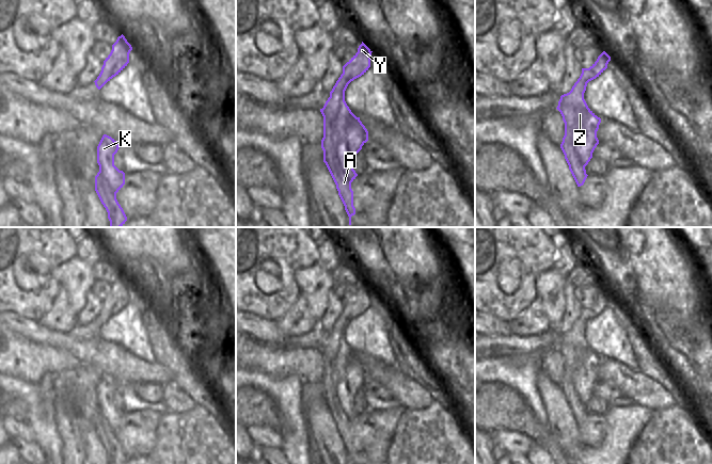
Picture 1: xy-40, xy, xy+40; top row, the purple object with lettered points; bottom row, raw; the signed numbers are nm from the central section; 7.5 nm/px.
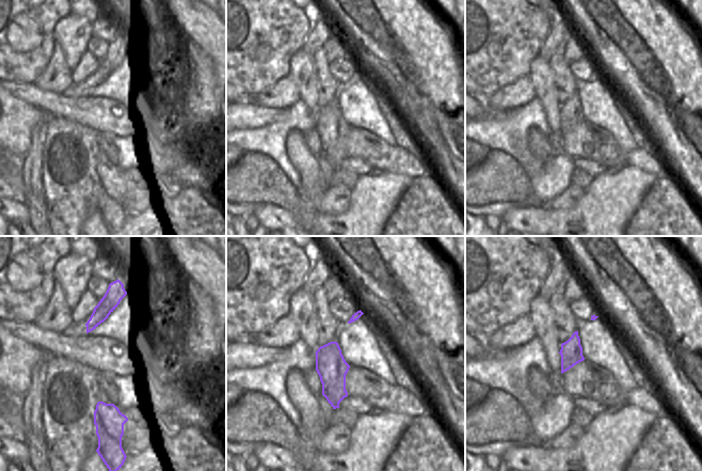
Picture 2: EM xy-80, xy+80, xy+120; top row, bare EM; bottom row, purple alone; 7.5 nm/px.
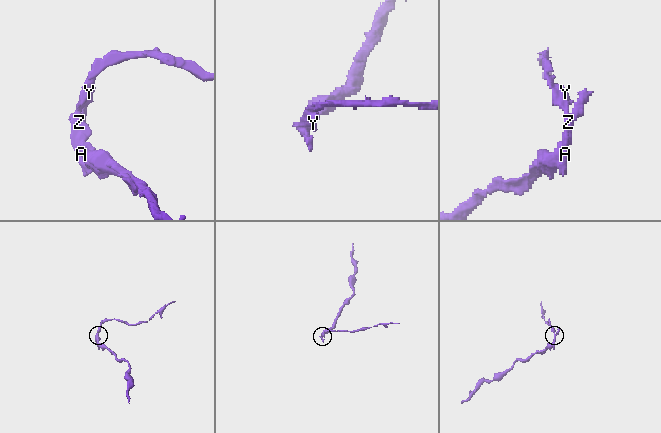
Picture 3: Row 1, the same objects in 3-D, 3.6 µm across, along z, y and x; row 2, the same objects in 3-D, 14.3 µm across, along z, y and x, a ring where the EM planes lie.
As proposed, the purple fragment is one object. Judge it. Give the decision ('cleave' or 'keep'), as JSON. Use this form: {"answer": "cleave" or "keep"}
{"answer": "cleave"}

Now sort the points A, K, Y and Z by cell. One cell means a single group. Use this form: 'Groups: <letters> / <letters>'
Groups: A K Z / Y

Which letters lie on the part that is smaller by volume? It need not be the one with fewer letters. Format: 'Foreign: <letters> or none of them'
Foreign: Y

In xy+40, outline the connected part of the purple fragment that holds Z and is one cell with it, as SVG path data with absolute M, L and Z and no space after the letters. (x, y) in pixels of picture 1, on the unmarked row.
M587 322L573 324L569 332L560 335L556 347L565 362L560 387L577 426L583 425L588 415L585 405L599 383L597 370L601 362L584 338L586 325Z

